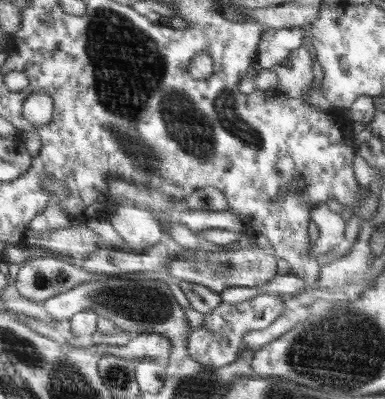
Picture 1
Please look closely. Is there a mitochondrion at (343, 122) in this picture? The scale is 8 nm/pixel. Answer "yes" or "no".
no

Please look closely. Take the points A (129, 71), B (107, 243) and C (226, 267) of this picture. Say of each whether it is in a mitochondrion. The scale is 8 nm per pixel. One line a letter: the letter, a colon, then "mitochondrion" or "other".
A: mitochondrion
B: other
C: mitochondrion

